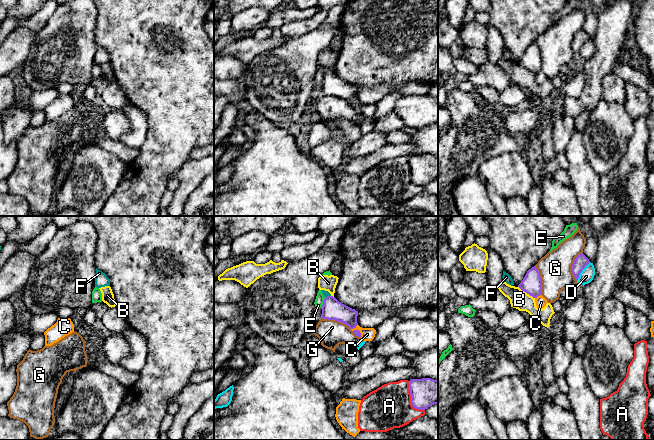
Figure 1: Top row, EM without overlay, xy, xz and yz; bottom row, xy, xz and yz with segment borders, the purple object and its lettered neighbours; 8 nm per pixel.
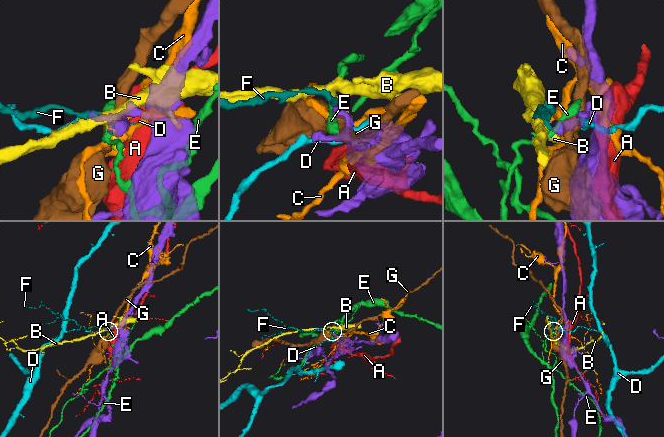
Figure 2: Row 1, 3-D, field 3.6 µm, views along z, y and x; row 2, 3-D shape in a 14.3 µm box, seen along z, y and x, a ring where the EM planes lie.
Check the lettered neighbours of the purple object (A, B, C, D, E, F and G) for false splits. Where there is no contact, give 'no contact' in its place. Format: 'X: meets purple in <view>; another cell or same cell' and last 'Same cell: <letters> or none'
A: meets purple in xz; another cell
B: meets purple in yz; another cell
C: meets purple in yz; another cell
D: meets purple in yz; another cell
E: meets purple in xz; another cell
F: meets purple in xz; same cell
G: meets purple in xz; another cell
Same cell: F

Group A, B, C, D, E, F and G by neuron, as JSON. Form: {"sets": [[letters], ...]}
{"sets": [["A"], ["B"], ["C"], ["D"], ["E"], ["F"], ["G"]]}

